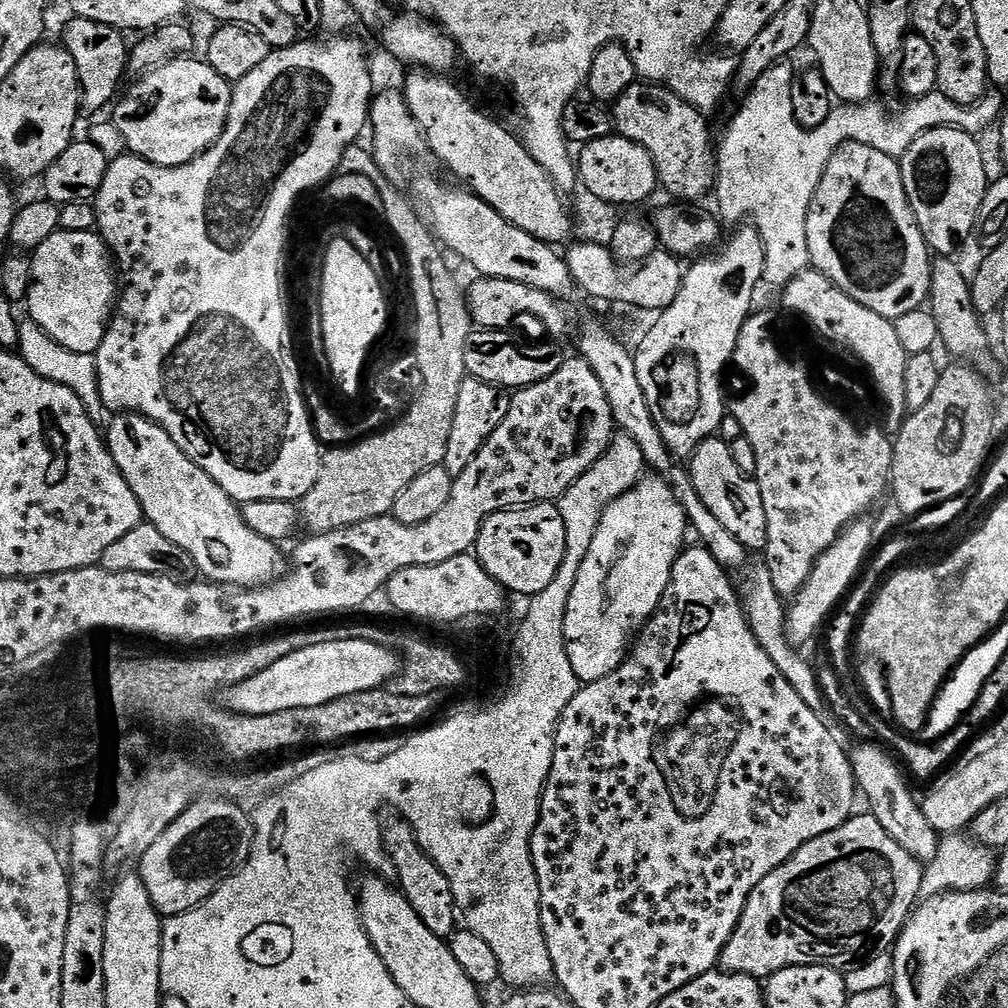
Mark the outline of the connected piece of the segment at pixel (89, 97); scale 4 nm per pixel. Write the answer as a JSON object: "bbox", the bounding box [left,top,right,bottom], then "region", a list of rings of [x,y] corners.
{"bbox":[62,18,130,112],"region":[[[72,18],[65,26],[62,44],[74,58],[74,66],[80,79],[80,99],[87,111],[89,108],[96,112],[117,99],[121,91],[120,83],[124,80],[124,71],[127,73],[130,68],[130,44],[124,40],[127,40],[125,33],[120,29],[98,22]]]}

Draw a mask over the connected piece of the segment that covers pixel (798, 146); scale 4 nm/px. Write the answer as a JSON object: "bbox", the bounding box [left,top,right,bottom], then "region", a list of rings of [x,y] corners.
{"bbox":[714,62,1001,286],"region":[[[781,62],[775,64],[747,93],[744,105],[732,116],[728,129],[724,132],[724,141],[719,141],[716,152],[716,186],[714,197],[716,204],[720,207],[719,215],[728,219],[732,226],[739,225],[749,216],[751,227],[758,230],[758,234],[764,243],[766,262],[764,263],[763,283],[777,284],[783,286],[794,279],[798,274],[809,271],[810,250],[806,242],[806,218],[810,214],[810,202],[818,190],[818,182],[822,182],[822,174],[834,158],[834,154],[848,140],[862,142],[866,146],[874,146],[874,150],[882,150],[882,154],[904,156],[910,146],[914,146],[916,139],[935,128],[960,128],[964,132],[981,134],[992,123],[995,125],[1001,119],[1000,100],[993,94],[985,95],[984,99],[964,108],[958,102],[950,102],[946,94],[934,91],[929,96],[918,96],[907,101],[901,112],[887,112],[877,102],[867,104],[841,103],[833,107],[830,118],[822,122],[817,128],[803,128],[794,118],[794,106],[790,106],[790,86],[794,75],[791,63]]]}

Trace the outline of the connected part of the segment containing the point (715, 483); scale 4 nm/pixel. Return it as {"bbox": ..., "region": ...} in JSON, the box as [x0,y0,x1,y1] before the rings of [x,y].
{"bbox":[686,435,768,550],"region":[[[719,435],[709,436],[692,451],[686,467],[692,476],[694,490],[698,490],[698,498],[706,502],[710,514],[742,542],[742,546],[749,550],[767,549],[768,527],[766,526],[766,506],[762,506],[762,494],[760,486],[755,479],[742,470],[734,462],[731,443],[726,439],[720,440]]]}

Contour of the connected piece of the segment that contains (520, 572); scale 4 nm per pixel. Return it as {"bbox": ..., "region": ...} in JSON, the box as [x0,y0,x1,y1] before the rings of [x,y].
{"bbox":[474,502,566,598],"region":[[[552,502],[494,513],[482,526],[474,549],[480,565],[509,593],[517,592],[523,598],[536,596],[550,586],[565,554],[566,526],[562,526],[559,507]]]}

